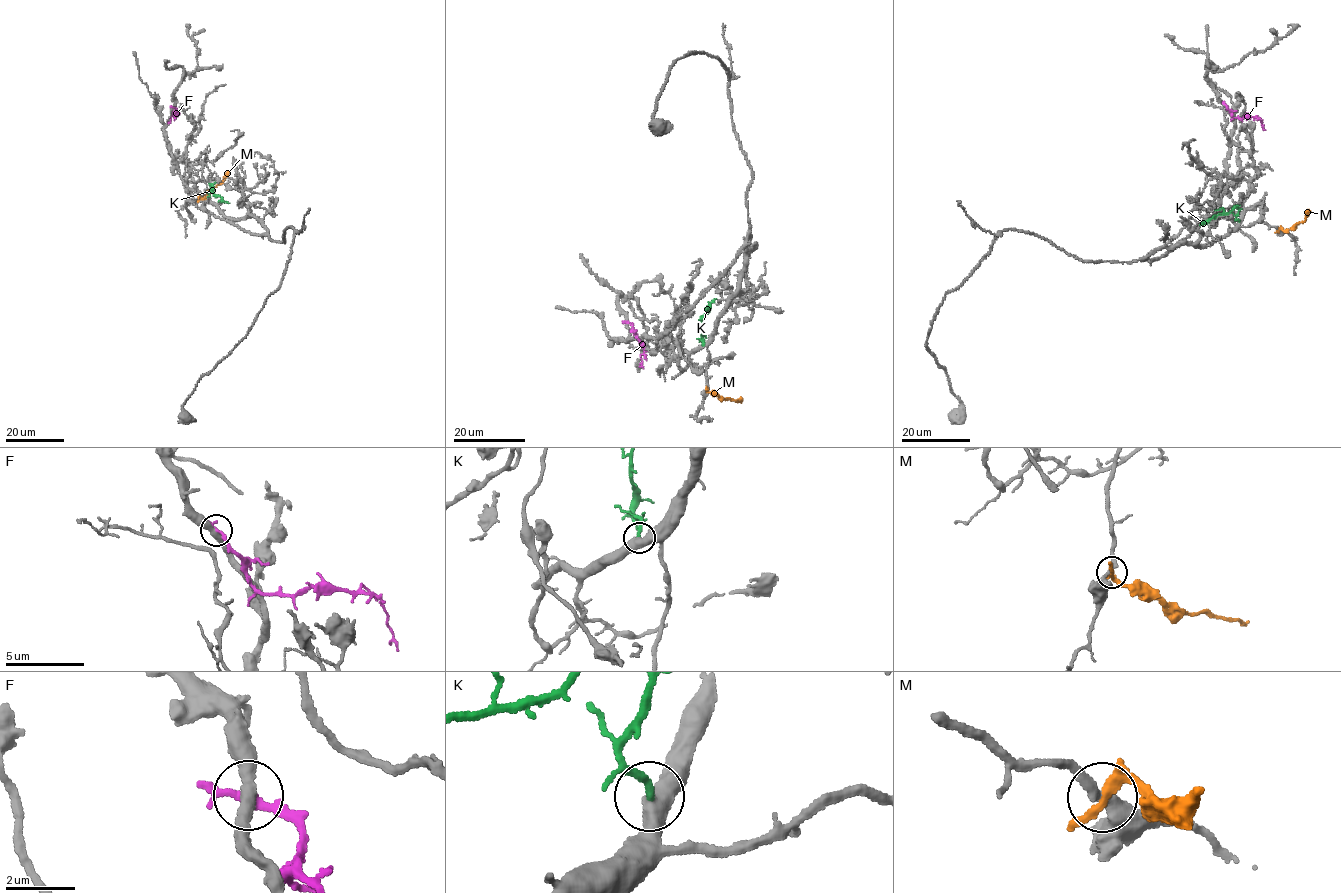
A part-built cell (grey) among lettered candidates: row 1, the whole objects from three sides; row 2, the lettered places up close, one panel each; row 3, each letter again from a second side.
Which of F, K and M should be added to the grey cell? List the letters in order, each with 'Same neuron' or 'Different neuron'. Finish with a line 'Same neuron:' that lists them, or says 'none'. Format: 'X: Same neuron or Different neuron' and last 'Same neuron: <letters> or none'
F: Different neuron
K: Same neuron
M: Different neuron
Same neuron: K

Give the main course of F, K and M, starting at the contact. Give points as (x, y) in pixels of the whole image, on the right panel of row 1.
F: (1225, 104), (1235, 118), (1258, 117), (1263, 130)
K: (1238, 222), (1238, 209), (1233, 208), (1199, 225)
M: (1279, 229), (1290, 229), (1302, 222), (1307, 210)

